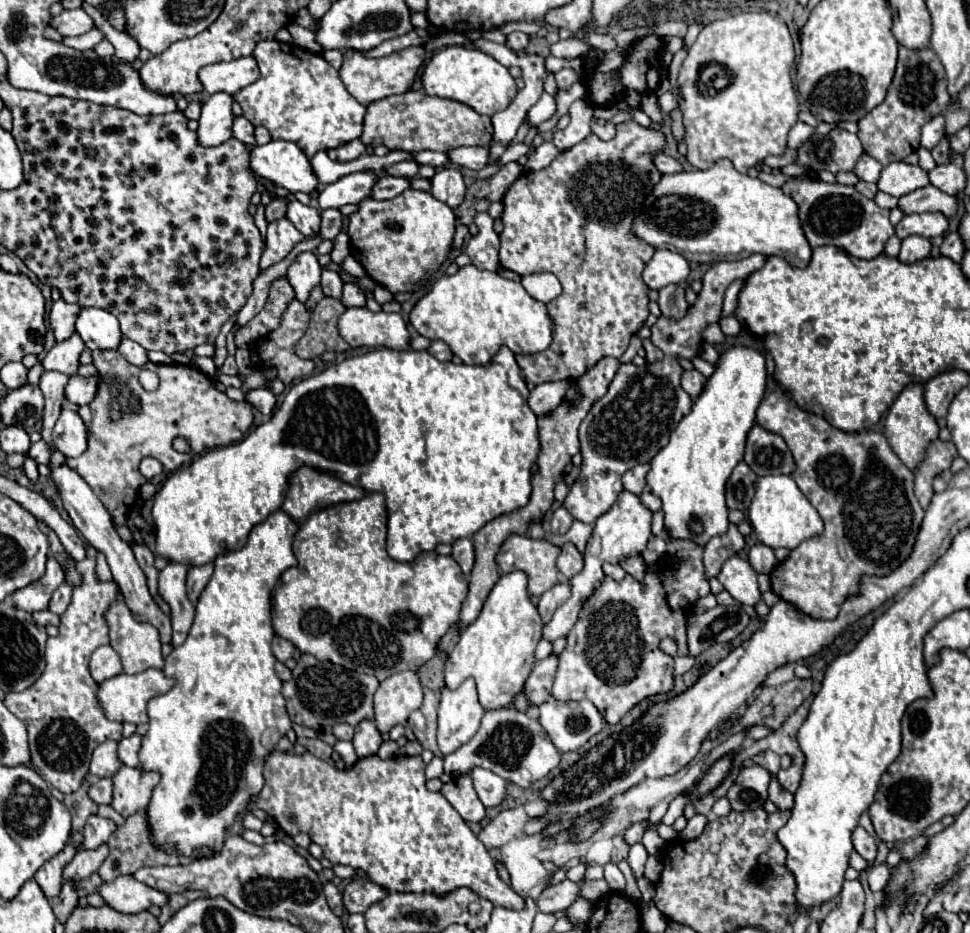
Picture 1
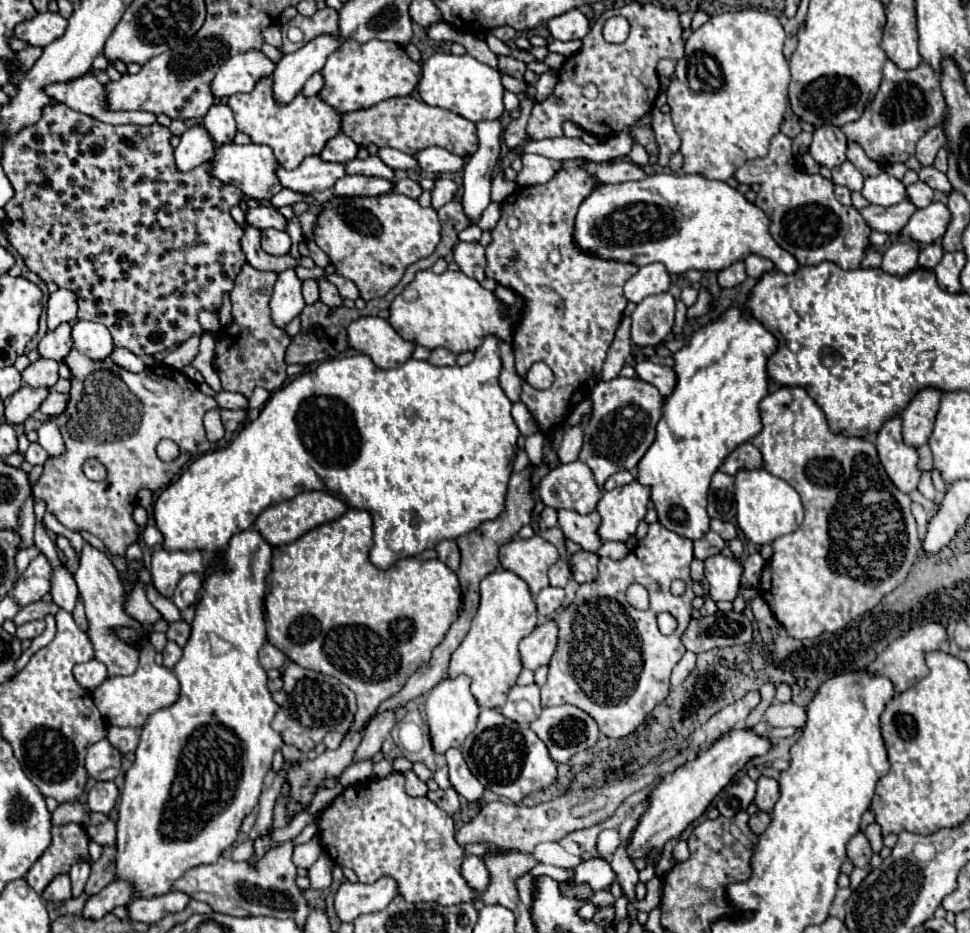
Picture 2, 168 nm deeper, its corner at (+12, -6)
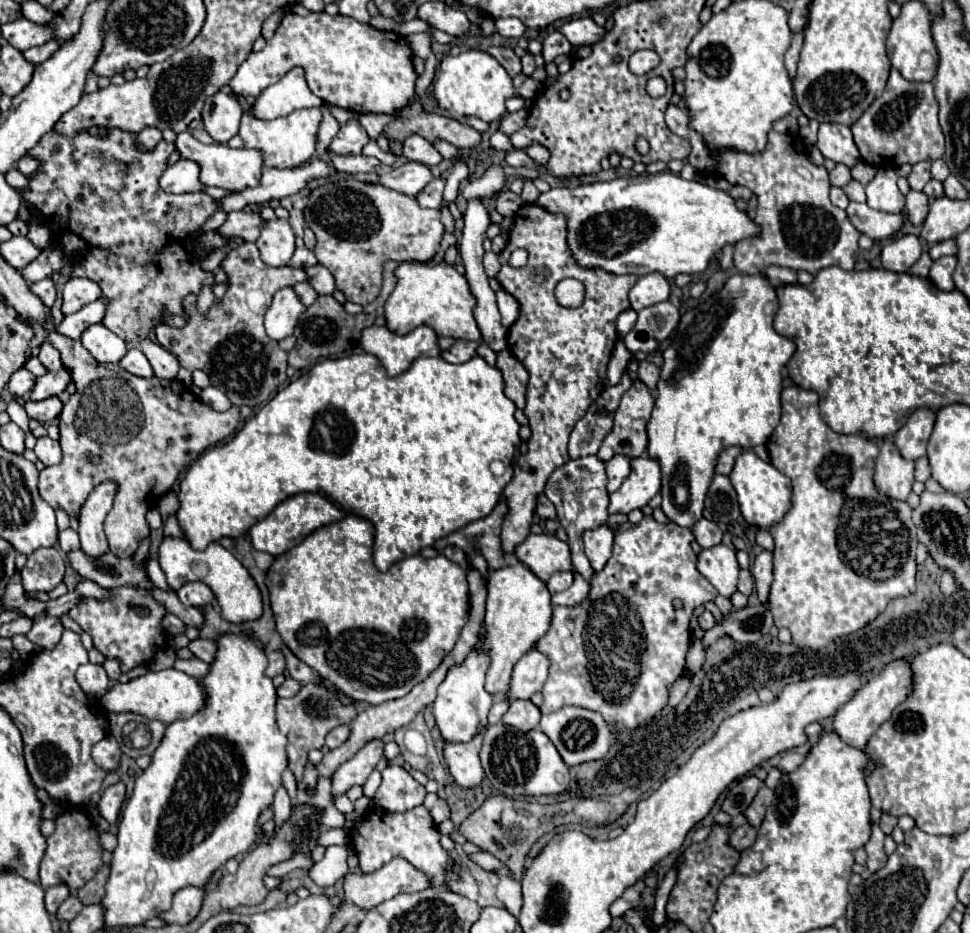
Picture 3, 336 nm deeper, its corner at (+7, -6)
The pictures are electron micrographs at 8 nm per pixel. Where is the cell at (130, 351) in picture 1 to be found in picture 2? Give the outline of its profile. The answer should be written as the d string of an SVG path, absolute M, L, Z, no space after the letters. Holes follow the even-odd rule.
M114 348L114 352L110 354L110 358L112 358L114 364L118 364L124 370L130 370L130 372L142 372L146 368L146 364L142 362L142 358L138 358L136 354L132 354L126 348Z

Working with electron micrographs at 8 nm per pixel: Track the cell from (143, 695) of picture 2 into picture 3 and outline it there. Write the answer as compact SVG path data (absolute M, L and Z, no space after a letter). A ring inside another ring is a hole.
M167 668L161 672L149 670L147 674L127 682L127 684L115 684L109 688L109 692L101 698L101 704L107 712L135 712L141 716L147 716L149 720L159 720L163 724L171 724L175 720L187 720L195 712L199 712L205 706L207 692L201 680L175 670Z

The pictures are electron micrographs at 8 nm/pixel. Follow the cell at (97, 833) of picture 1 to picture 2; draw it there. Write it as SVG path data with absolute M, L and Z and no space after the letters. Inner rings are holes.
M78 858L78 862L70 868L70 880L72 880L72 894L80 896L84 890L84 884L90 874L90 862L84 858Z

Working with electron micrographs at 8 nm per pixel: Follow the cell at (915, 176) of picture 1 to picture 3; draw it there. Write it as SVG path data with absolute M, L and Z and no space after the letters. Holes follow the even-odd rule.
M879 168L877 176L865 186L867 204L881 212L899 214L905 206L905 196L897 188L897 178L893 168Z

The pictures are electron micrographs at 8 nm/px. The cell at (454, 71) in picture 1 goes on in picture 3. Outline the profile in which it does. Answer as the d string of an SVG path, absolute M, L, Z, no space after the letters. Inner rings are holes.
M465 50L459 56L445 56L435 78L435 98L451 118L477 116L483 122L499 120L507 114L505 100L515 94L517 88L513 86L509 72L483 50Z

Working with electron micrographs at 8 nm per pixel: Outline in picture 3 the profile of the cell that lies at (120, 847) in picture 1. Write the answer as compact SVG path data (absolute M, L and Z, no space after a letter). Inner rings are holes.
M103 866L99 870L99 874L95 874L93 880L89 880L83 888L77 890L77 898L81 900L83 906L99 904L99 898L103 898L103 890L105 890L105 882L107 882L107 870L109 870L109 866Z

